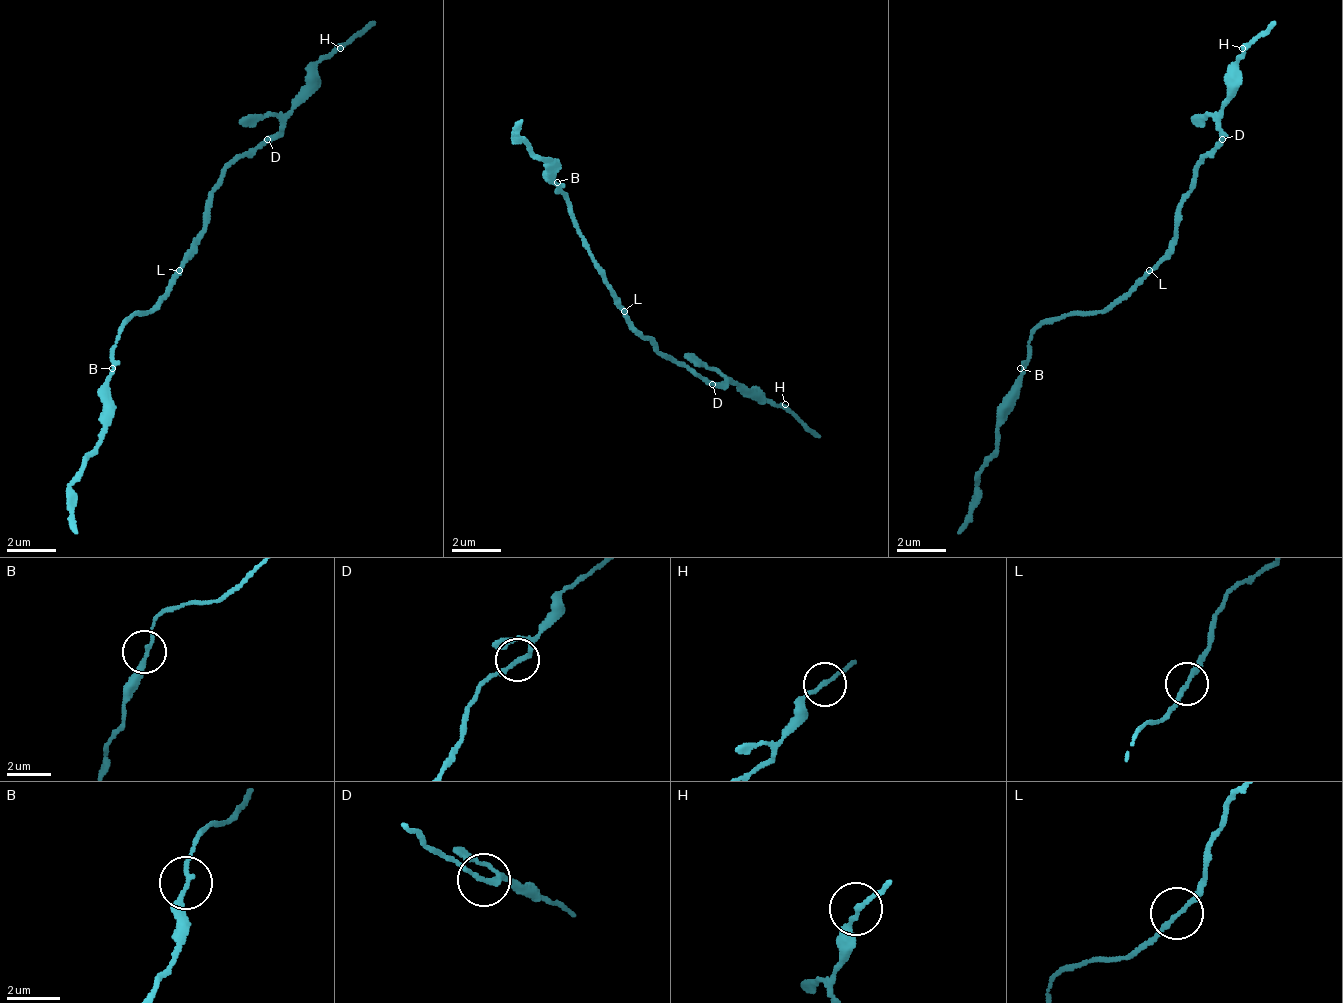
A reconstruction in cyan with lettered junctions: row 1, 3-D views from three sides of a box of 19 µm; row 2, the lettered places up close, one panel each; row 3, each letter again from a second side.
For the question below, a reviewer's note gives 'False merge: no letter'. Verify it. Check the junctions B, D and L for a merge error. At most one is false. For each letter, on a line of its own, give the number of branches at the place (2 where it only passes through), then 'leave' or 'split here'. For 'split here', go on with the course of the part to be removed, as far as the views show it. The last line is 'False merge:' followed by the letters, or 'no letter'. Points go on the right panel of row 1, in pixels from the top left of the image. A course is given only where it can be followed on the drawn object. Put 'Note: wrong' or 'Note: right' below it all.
B: branches 2; leave
D: branches 2; leave
L: branches 2; leave
False merge: no letter
Note: right

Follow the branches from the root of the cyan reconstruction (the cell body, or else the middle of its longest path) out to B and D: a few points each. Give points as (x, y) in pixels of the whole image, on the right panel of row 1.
B: (1143, 276), (1100, 313), (1069, 313), (1063, 319), (1038, 325), (1026, 344), (1026, 362), (1020, 368)
D: (1143, 276), (1168, 251), (1168, 239), (1180, 227), (1180, 202), (1193, 183), (1193, 171), (1223, 140)

